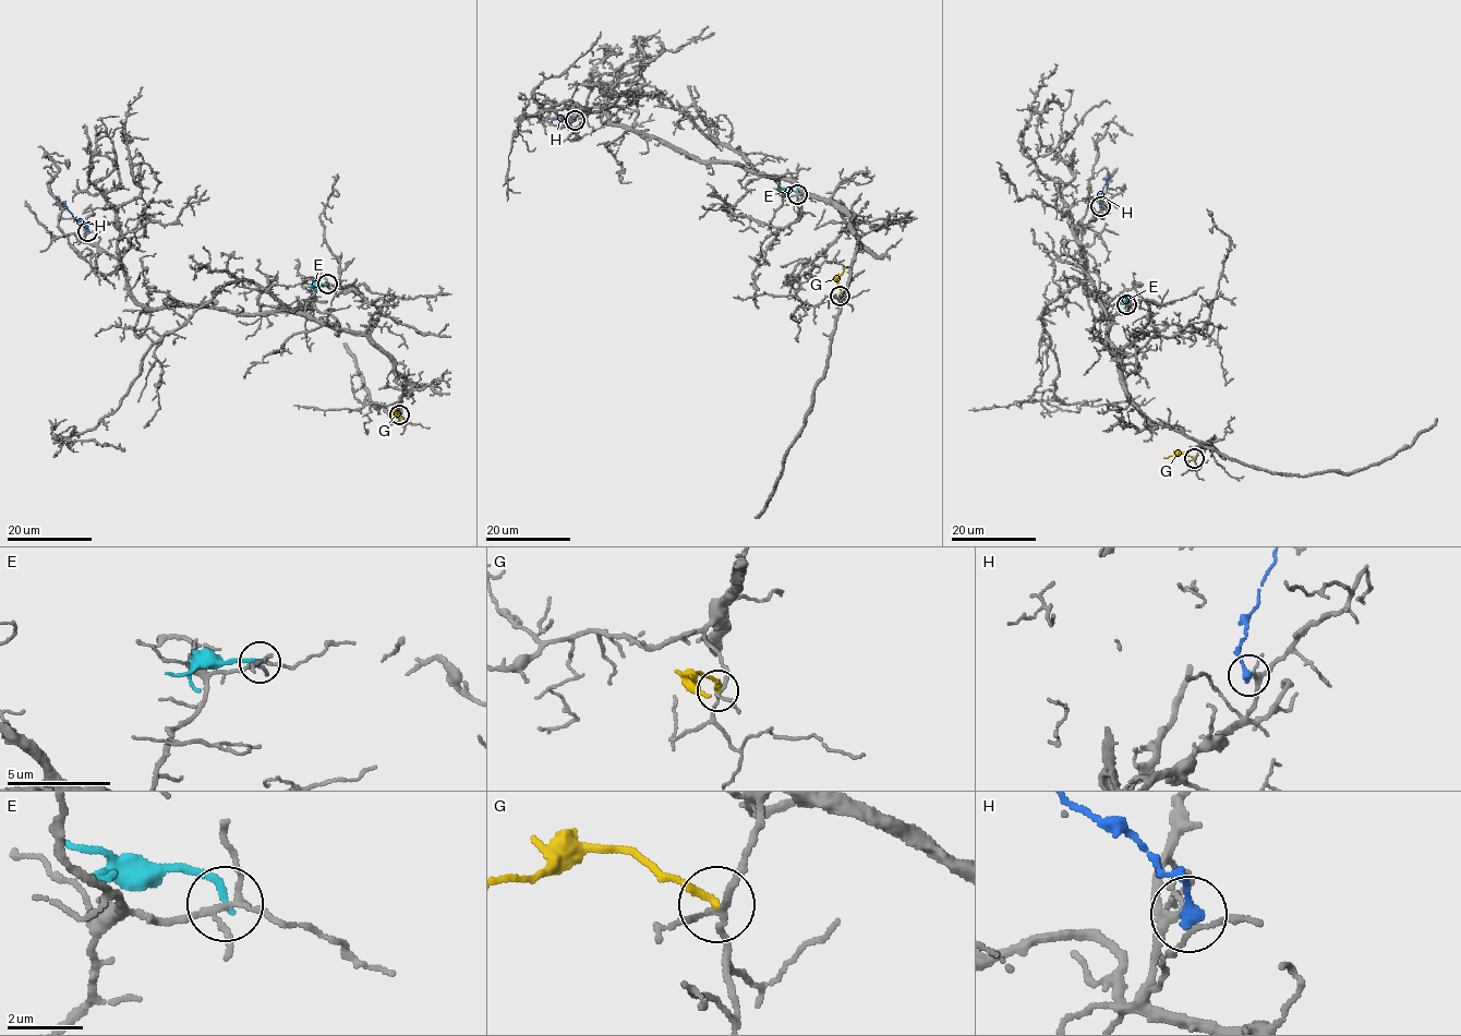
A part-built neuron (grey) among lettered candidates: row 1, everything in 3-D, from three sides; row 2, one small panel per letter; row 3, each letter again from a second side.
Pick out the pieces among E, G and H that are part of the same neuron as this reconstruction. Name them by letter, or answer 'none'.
none

